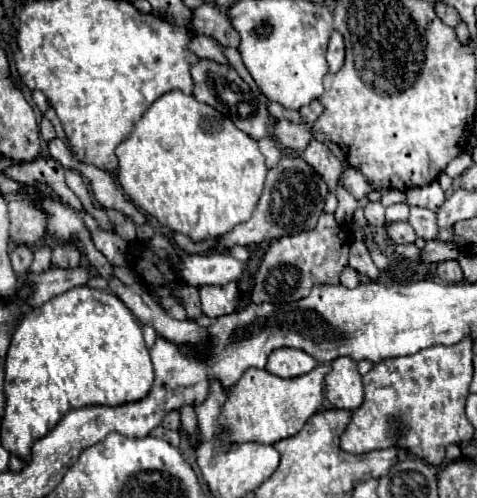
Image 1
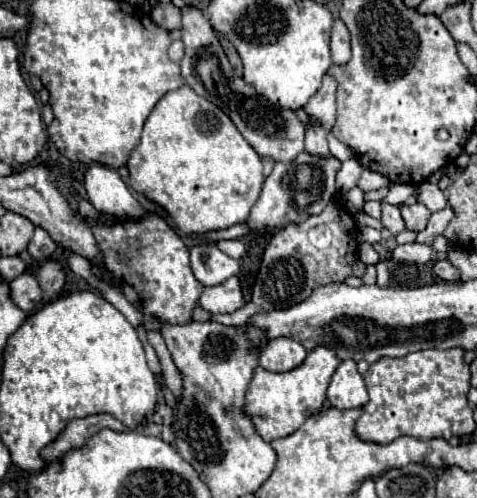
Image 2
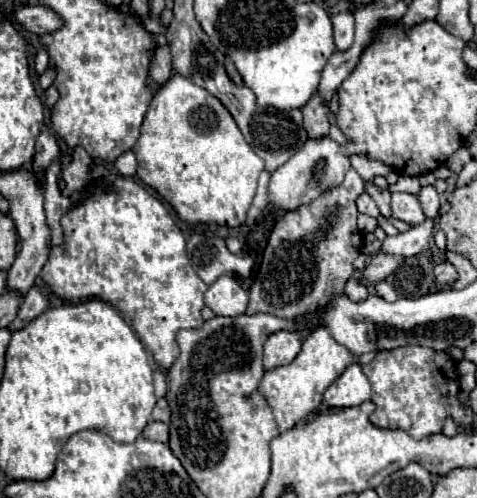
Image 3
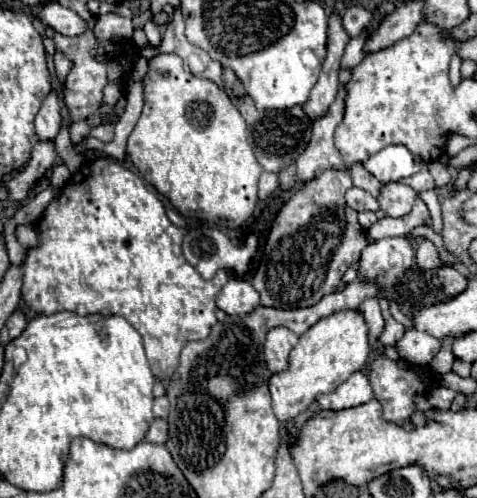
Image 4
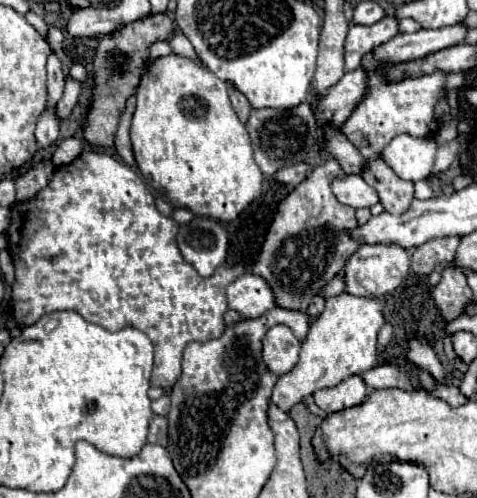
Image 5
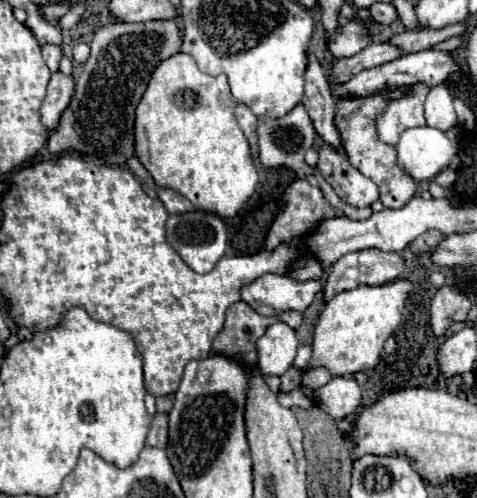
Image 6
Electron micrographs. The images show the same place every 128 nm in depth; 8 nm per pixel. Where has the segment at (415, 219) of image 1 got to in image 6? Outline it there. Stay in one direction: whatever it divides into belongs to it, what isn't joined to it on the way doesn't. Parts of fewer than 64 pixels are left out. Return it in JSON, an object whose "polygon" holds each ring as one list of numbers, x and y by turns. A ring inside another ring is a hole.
{"polygon":[[398,88,388,94,376,94,368,98,348,98,348,100,336,102,336,126,340,130,346,156,352,166,356,166,364,176,376,182,376,186,380,188,380,200,386,208,402,208,416,194,416,188,418,188,418,182,406,176,402,168,396,164,394,146,380,142,376,136,376,128,374,128,374,118,386,108,386,104,392,98,398,98,402,94,404,94,404,88]]}

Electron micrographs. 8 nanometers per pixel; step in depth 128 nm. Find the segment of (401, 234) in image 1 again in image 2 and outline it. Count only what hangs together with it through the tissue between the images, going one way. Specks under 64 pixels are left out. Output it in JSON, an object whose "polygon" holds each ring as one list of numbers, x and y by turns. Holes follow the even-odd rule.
{"polygon":[[382,204,382,224,386,230,390,230,392,236,398,236,402,230,406,230,406,224,400,216,400,210,390,204]]}

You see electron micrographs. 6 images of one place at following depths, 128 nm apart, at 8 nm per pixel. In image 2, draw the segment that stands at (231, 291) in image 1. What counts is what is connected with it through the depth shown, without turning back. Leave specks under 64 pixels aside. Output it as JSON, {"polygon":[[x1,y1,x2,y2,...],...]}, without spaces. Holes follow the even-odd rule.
{"polygon":[[236,276,228,278,224,284,204,288,200,296,200,306,212,314,232,314,234,310,244,306,240,282]]}

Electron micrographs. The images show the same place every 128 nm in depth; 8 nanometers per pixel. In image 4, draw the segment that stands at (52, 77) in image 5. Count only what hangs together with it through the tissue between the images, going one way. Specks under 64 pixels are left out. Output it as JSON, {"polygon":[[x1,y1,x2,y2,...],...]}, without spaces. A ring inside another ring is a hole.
{"polygon":[[50,92,36,116,38,140,54,140,60,130,60,100,56,92]]}

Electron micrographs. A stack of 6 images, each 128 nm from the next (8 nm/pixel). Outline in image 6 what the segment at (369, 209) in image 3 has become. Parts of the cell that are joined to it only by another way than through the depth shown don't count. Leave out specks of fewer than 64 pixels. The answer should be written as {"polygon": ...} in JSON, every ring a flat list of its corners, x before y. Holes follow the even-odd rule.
{"polygon":[[330,146,320,148,320,158,316,166,324,180,334,188,338,198,350,206,370,206,378,200,378,186,362,176,344,154]]}

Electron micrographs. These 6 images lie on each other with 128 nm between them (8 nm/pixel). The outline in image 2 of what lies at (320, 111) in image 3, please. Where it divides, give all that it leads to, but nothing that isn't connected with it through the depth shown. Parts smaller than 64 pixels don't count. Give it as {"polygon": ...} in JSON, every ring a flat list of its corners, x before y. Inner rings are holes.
{"polygon":[[324,126,306,130,306,148,304,150,308,154,312,154,312,156,330,156,328,142,326,142,326,128]]}

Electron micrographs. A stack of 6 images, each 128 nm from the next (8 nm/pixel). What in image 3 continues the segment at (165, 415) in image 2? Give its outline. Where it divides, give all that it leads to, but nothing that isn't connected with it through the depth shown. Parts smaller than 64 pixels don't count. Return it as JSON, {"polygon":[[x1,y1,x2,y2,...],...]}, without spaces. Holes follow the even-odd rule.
{"polygon":[[164,398,158,400,154,412,152,412,152,420,158,420,158,422,164,422,168,424,170,422,170,408,168,408,168,402]]}

